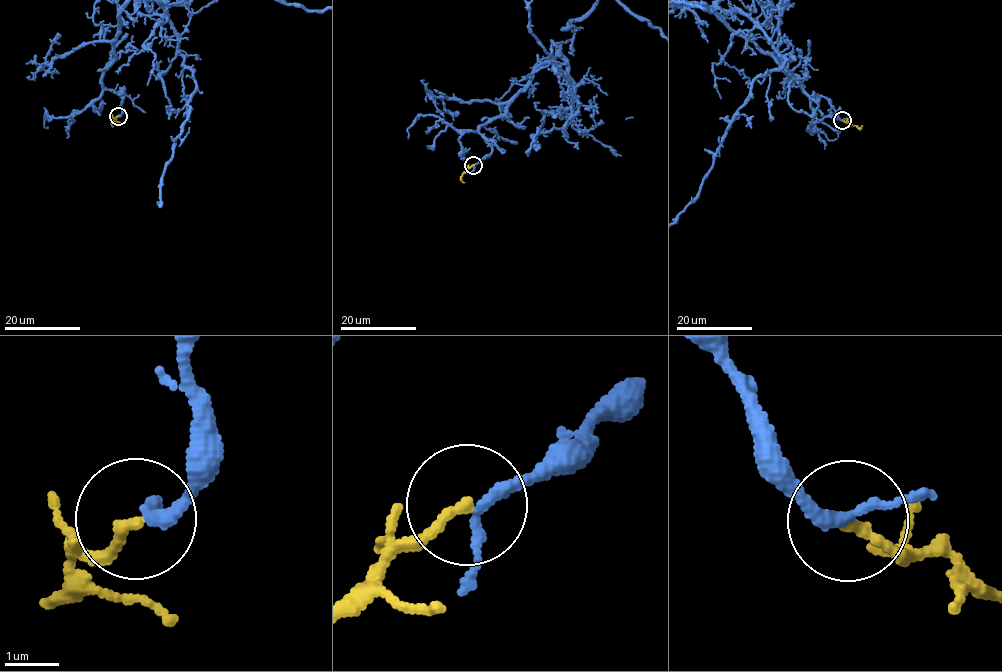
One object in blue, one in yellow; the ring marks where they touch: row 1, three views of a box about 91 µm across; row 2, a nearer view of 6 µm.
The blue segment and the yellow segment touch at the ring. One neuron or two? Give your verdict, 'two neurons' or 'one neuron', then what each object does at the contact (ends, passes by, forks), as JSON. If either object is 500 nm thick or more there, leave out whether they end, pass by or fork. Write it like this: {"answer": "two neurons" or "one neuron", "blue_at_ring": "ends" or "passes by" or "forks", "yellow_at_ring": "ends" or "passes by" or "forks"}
{"answer": "one neuron", "blue_at_ring": "passes by", "yellow_at_ring": "ends"}

